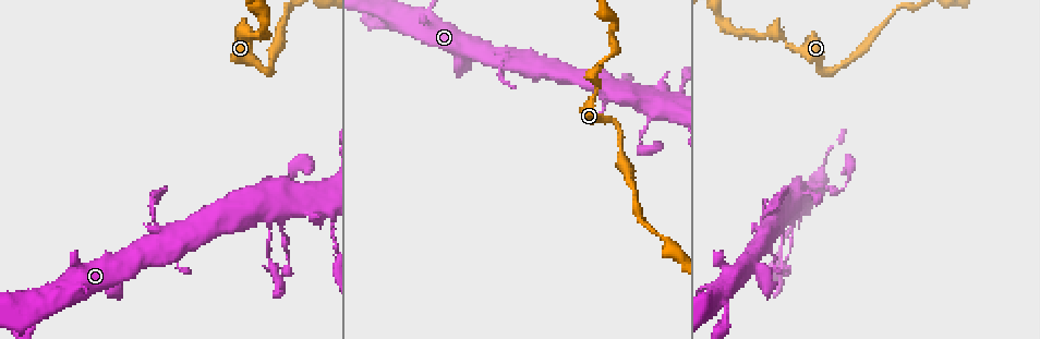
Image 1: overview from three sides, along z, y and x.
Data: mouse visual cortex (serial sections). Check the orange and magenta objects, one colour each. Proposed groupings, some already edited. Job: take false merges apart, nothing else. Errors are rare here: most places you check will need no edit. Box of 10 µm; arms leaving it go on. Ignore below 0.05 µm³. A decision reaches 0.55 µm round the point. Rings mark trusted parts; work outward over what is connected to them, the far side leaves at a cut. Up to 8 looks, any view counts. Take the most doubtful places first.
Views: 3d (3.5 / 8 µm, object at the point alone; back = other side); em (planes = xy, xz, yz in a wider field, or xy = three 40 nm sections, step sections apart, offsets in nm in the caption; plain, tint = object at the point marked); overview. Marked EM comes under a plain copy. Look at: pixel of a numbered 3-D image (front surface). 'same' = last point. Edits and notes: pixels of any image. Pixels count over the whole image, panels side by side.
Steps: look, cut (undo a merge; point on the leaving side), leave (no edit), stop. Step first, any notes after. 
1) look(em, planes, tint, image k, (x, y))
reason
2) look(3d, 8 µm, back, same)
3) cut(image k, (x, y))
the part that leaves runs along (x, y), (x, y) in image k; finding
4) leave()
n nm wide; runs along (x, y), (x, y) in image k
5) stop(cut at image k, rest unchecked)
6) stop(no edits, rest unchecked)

look(em, xy, step 1, tint, image 1, (596, 69))
sharp bend

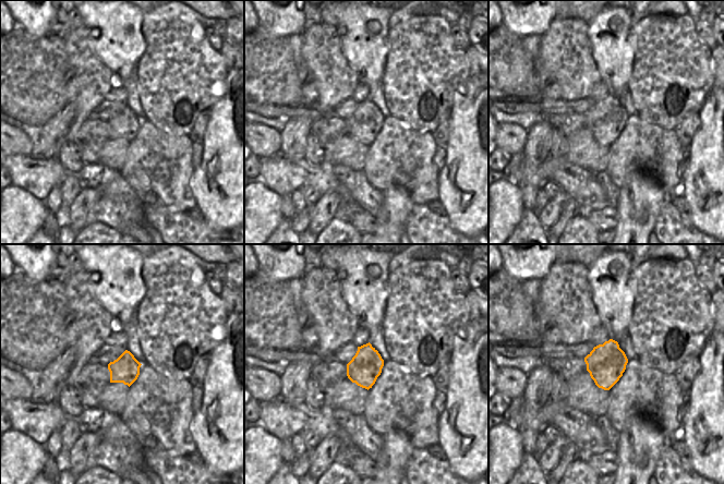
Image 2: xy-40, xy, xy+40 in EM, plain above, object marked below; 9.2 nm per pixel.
look(3d, 3.5 µm, same)
wider look

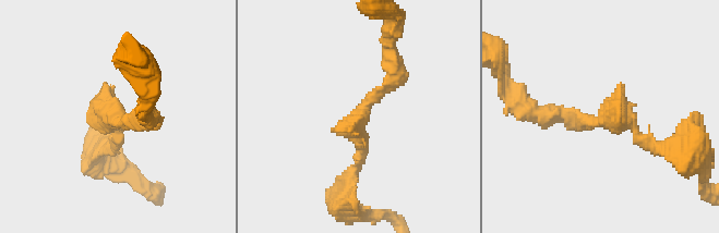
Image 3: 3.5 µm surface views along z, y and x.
leave()
arms of 150, 200 nm; runs along (660, 148), (615, 114), (553, 114) in image 3; one cell here

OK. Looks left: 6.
look(3d, 3.5 µm, image 1, (617, 124))
abrupt turn

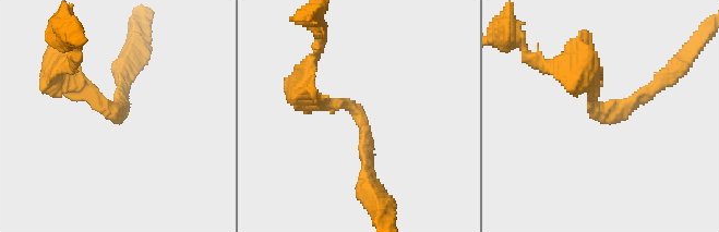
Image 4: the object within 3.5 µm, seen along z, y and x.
look(em, planes, tint, image 4, (363, 117))
arms of 200, 250 nm; shape alone is not enough

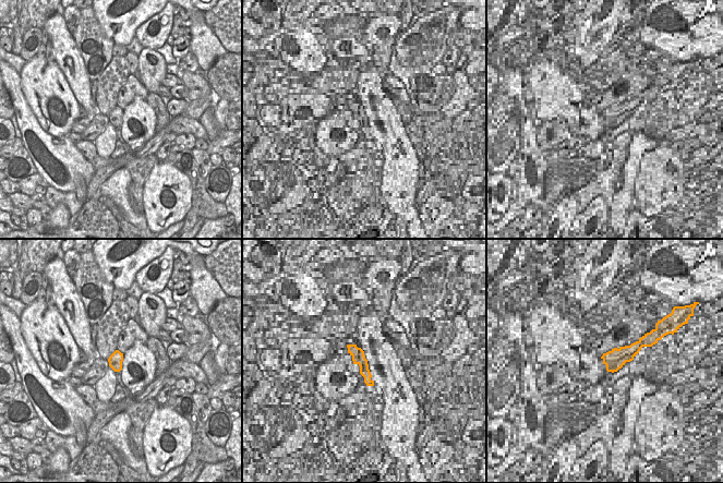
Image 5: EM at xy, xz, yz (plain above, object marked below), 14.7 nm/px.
look(em, xy, step 5, tint, same)
cut it another way

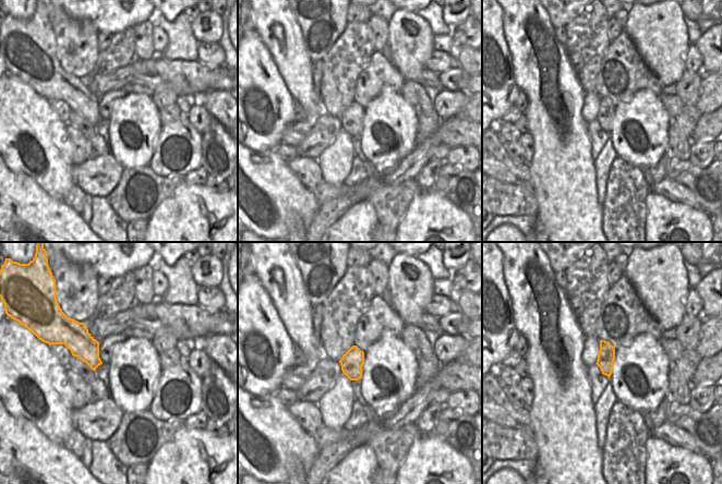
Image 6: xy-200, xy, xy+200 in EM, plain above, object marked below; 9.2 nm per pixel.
leave()
runs along (308, 99), (358, 112), (368, 180) in image 4; one cell here

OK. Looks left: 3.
look(3d, 3.5 µm, image 1, (510, 63))
arms part here

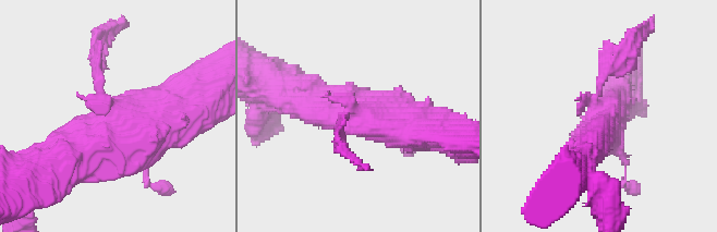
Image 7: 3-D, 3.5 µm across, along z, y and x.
look(em, xy, step 5, tint, image 7, (360, 115))

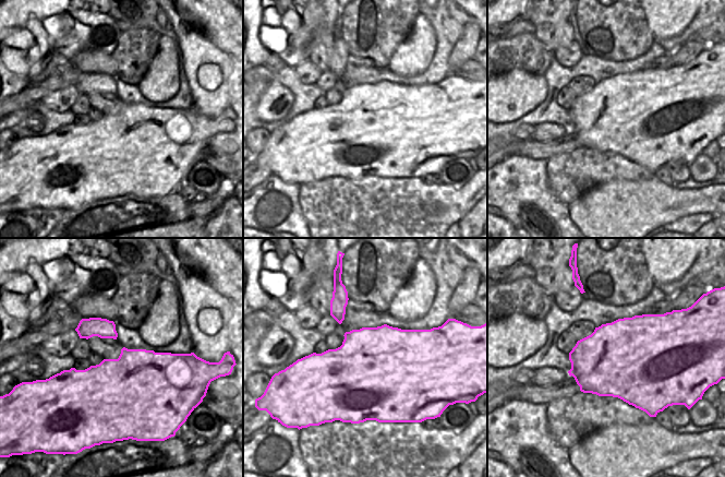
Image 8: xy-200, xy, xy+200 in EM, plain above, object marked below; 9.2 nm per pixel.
leave()
runs along (59, 163), (116, 130), (186, 113) in image 7; all the same cell

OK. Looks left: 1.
stop(no edits, rest unchecked)

